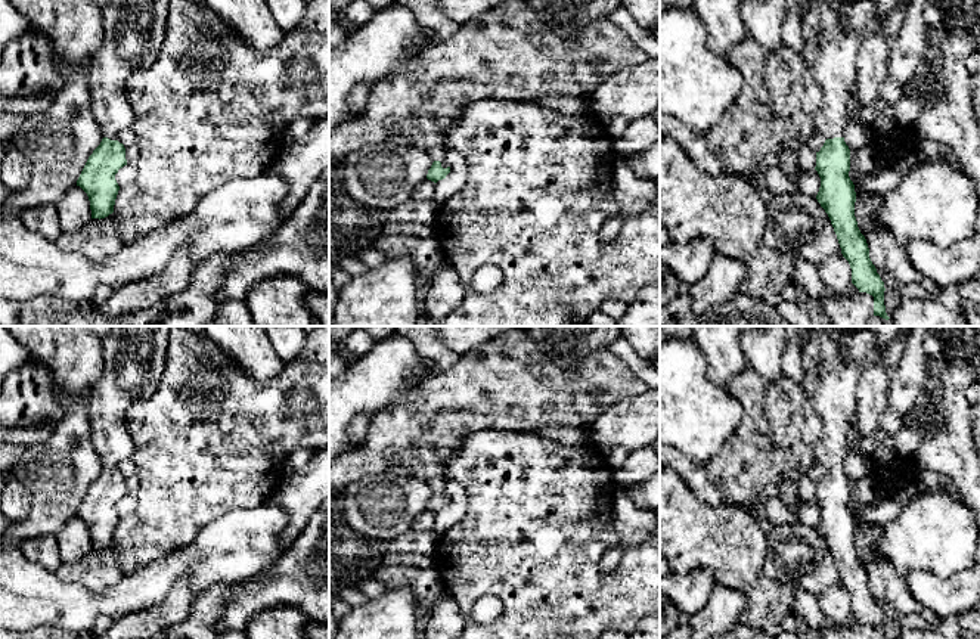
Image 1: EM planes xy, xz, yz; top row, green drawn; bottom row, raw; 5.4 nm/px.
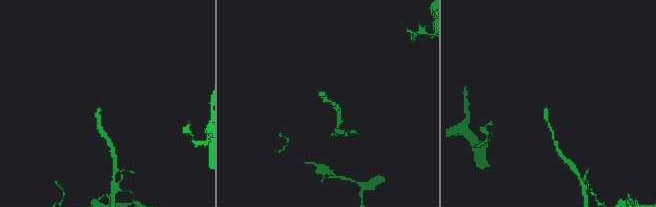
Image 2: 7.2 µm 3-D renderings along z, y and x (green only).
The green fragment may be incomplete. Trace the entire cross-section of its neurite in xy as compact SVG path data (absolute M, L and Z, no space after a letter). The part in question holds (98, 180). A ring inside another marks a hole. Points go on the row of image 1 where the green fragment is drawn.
M109 0L103 10L102 46L89 58L86 66L90 75L92 111L103 139L77 180L77 186L89 196L92 218L100 220L114 213L120 190L115 174L127 165L125 148L117 136L133 121L133 109L124 97L125 83L134 71L155 62L165 35L168 7L170 0Z

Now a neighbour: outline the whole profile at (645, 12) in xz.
M620 0L620 4L630 12L639 25L648 30L660 25L660 0Z

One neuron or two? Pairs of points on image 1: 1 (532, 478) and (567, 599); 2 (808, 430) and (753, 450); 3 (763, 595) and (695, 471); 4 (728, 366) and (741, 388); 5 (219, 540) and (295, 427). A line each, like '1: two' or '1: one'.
1: one
2: one
3: two
4: two
5: two

